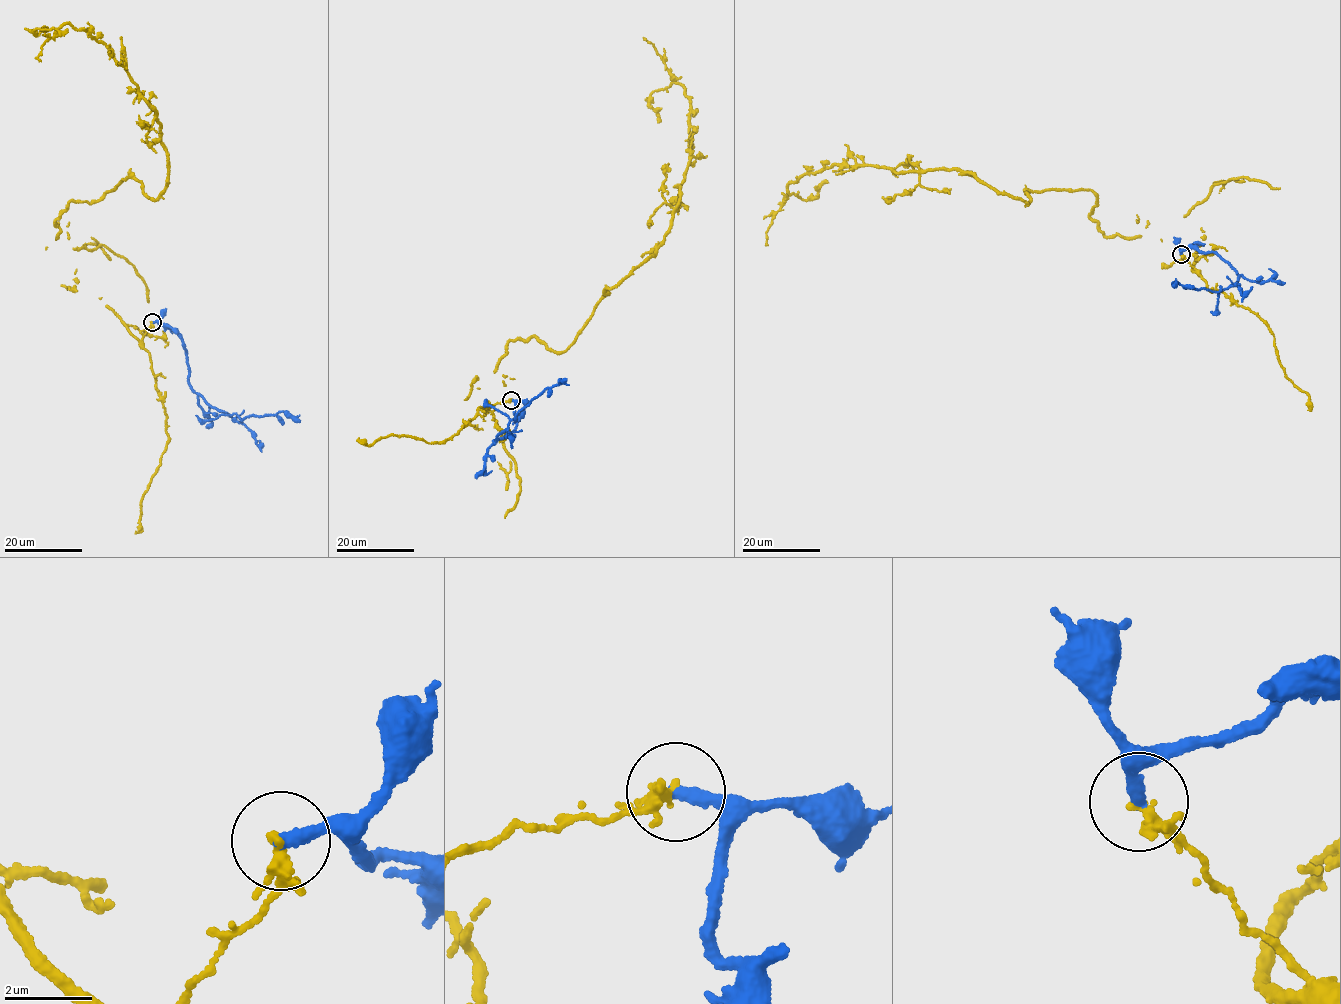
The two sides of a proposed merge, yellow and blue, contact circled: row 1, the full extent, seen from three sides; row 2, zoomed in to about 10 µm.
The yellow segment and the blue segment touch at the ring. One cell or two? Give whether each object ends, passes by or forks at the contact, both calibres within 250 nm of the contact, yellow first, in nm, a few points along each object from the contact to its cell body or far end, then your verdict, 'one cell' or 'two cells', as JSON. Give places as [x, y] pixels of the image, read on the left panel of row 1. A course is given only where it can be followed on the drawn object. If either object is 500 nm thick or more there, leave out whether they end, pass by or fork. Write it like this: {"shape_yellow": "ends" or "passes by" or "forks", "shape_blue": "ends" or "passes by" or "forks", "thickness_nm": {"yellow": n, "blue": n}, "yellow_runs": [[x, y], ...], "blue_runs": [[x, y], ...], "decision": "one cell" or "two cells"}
{"shape_yellow": "forks", "shape_blue": "ends", "thickness_nm": {"yellow": 170, "blue": 300}, "yellow_runs": [[151, 322], [139, 340], [45, 248], [70, 202], [129, 177], [160, 197], [167, 157], [104, 44], [48, 31]], "blue_runs": [[151, 322], [169, 326], [181, 338], [190, 388], [212, 406], [241, 420], [285, 411], [300, 420]], "decision": "two cells"}

